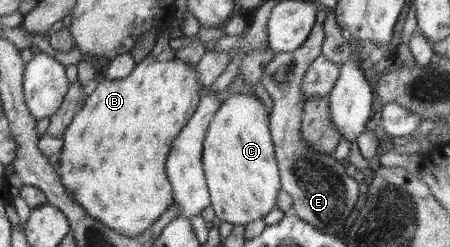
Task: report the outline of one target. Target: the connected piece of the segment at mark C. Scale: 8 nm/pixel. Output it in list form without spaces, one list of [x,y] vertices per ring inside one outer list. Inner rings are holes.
[[[231,94],[230,96],[229,99],[220,103],[207,129],[203,145],[202,166],[215,216],[223,222],[245,226],[249,222],[264,219],[276,207],[282,185],[270,135],[268,110],[260,99],[255,99],[253,95]]]

